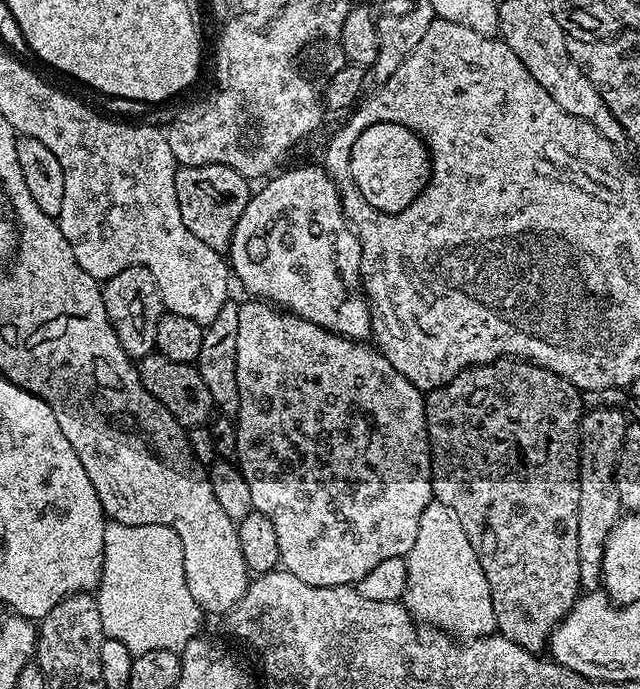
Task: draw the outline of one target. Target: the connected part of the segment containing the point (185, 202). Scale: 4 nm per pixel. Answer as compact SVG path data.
M221 164L177 167L174 190L178 194L178 206L182 210L186 230L190 230L198 242L206 242L210 250L227 253L238 226L238 218L242 218L242 210L246 210L248 205L250 181L238 174L238 170L230 170L230 166Z

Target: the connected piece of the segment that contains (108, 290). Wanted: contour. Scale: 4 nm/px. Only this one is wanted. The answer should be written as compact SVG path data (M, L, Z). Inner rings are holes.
M140 264L120 268L109 280L103 281L102 291L110 326L114 326L114 334L118 334L122 350L126 350L126 354L133 358L154 351L158 318L162 318L166 310L158 290L158 282L154 282L154 274L150 274L150 270L146 270Z

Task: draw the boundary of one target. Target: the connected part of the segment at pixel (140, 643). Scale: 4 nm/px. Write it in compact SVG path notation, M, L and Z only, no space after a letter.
M109 523L104 530L104 561L100 586L95 589L94 595L98 602L98 614L102 614L105 637L122 642L122 646L126 646L133 657L146 654L150 650L180 652L191 640L201 635L202 613L198 602L194 602L190 595L190 586L186 586L182 538L178 538L178 534L170 530L170 526Z

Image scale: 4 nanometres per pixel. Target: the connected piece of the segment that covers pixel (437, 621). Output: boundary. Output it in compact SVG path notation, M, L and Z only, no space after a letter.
M433 502L428 504L426 510L422 510L422 518L418 522L418 538L414 538L414 546L406 559L408 565L402 603L413 620L429 629L447 632L453 638L466 640L474 640L478 636L491 636L496 632L490 582L486 582L486 574L482 574L482 566L478 566L478 554L474 554L458 518L449 508Z

